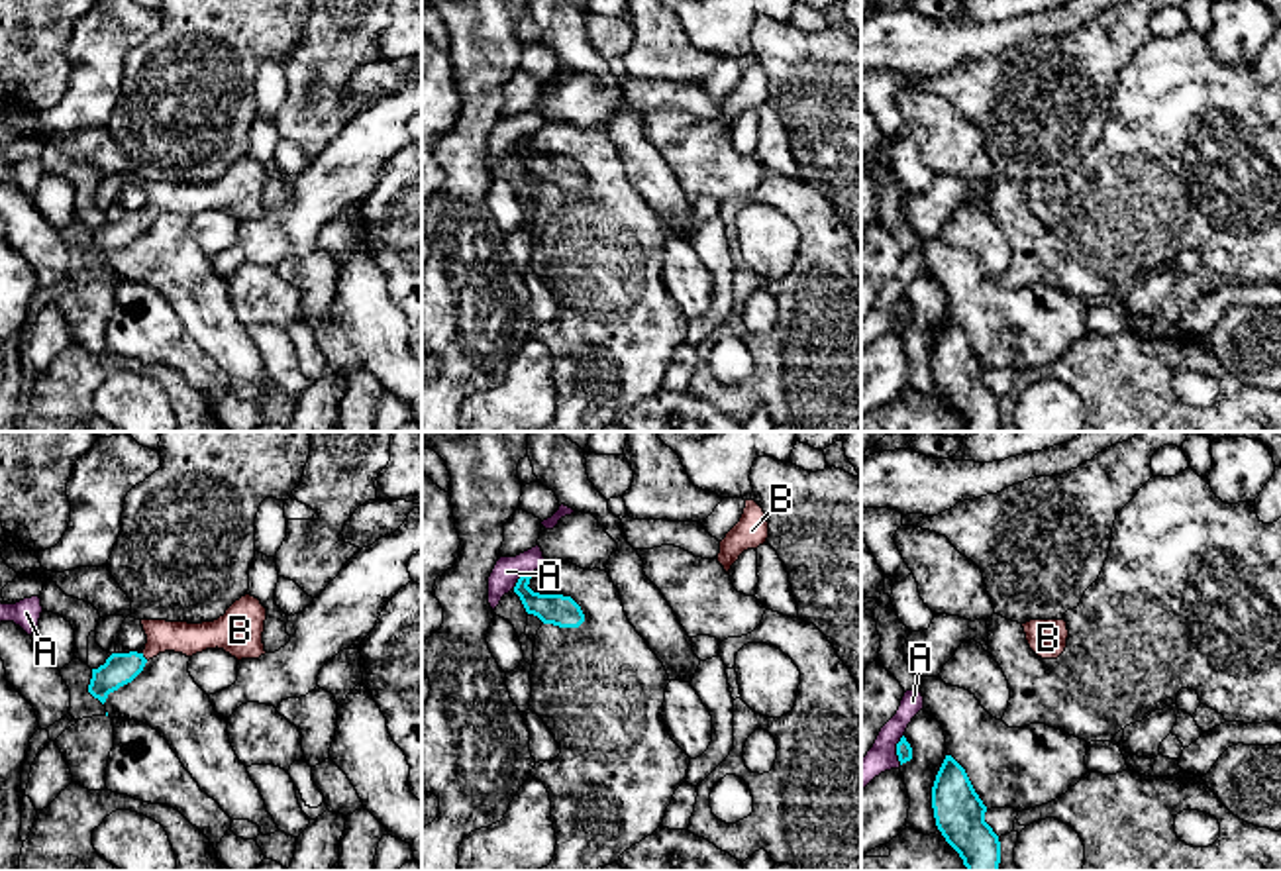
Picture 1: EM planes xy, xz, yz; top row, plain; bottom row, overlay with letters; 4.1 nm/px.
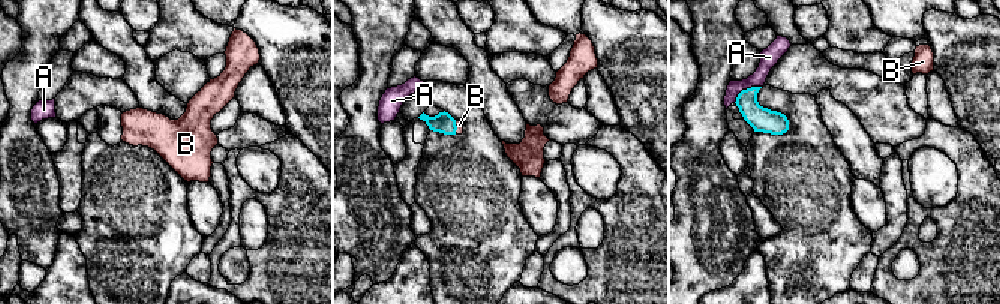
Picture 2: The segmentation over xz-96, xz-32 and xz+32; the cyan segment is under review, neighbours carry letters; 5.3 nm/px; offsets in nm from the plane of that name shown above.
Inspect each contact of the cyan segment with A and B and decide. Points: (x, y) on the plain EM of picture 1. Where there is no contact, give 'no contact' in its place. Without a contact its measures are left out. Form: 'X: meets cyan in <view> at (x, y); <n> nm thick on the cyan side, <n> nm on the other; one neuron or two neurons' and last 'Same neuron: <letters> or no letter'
A: meets cyan in yz at (897, 310); 60 nm thick on the cyan side, 120 nm on the other; two neurons
B: meets cyan in xy at (144, 218); 130 nm thick on the cyan side, 130 nm on the other; one neuron
Same neuron: B

